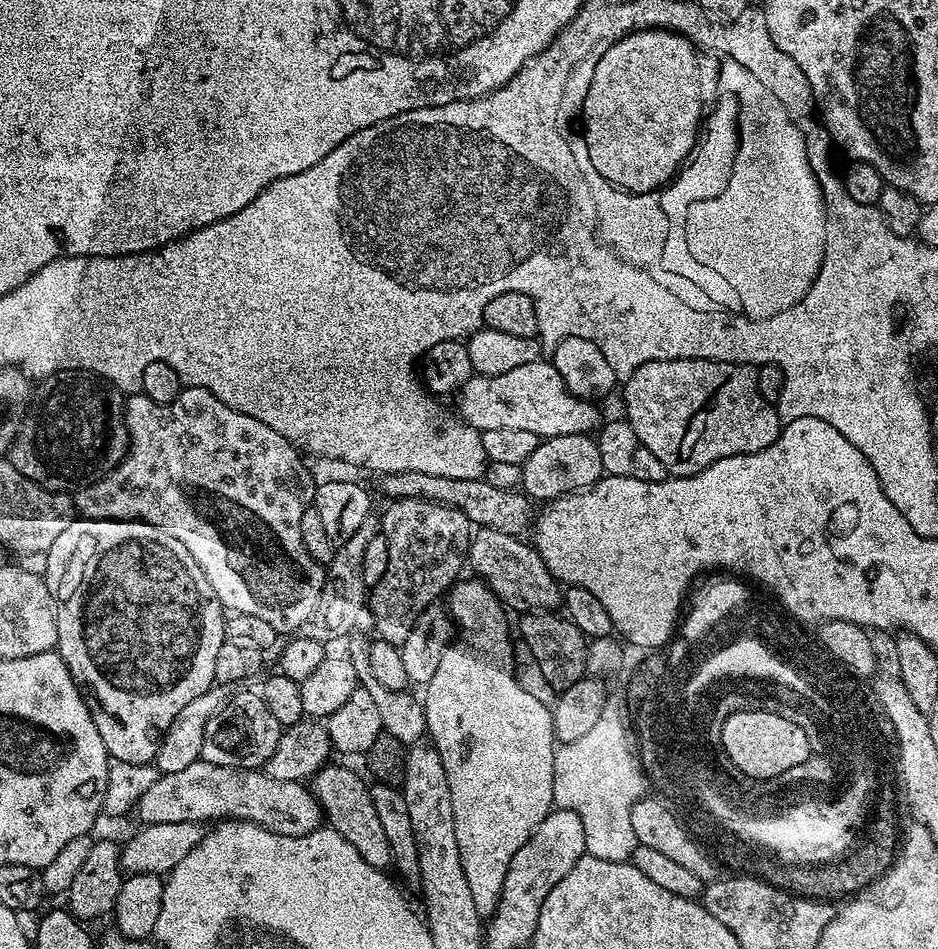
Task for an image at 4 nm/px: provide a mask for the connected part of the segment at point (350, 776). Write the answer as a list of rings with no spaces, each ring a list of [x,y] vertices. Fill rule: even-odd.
[[[329,762],[311,777],[310,787],[312,795],[320,804],[327,827],[342,834],[342,838],[346,838],[346,842],[350,842],[350,846],[354,846],[354,850],[358,850],[358,854],[362,854],[362,858],[370,862],[370,866],[384,870],[393,863],[390,842],[386,842],[386,830],[382,830],[378,810],[374,810],[369,785],[364,785],[363,778],[354,769],[347,768],[344,764]]]

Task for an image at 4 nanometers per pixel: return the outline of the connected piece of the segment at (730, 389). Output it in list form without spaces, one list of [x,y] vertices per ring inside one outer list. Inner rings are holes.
[[[651,360],[640,364],[623,384],[623,415],[634,426],[640,446],[661,460],[669,477],[693,476],[722,458],[761,452],[780,436],[780,415],[762,398],[756,368],[750,364],[732,364],[728,360]]]

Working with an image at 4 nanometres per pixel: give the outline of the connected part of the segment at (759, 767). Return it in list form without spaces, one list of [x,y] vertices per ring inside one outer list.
[[[764,710],[761,716],[736,716],[724,727],[726,754],[738,770],[754,779],[769,780],[807,758],[808,741],[796,732],[787,715]]]

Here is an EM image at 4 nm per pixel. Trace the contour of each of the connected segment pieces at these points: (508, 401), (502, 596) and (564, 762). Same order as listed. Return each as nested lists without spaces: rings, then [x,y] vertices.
[[[537,358],[522,366],[514,366],[514,370],[506,370],[506,374],[482,376],[473,374],[458,393],[460,409],[458,415],[479,432],[498,430],[502,426],[510,426],[510,430],[531,430],[535,436],[547,438],[562,434],[592,434],[602,423],[600,412],[591,399],[576,396],[569,392],[562,382],[562,374],[547,359]]]
[[[477,527],[473,531],[471,540],[468,541],[467,563],[473,568],[475,575],[488,585],[488,589],[497,596],[505,609],[516,611],[516,614],[525,612],[543,612],[545,610],[556,610],[562,604],[562,588],[552,571],[546,566],[546,562],[536,553],[531,543],[523,544],[525,541],[519,536],[502,534],[502,530],[493,528]]]
[[[588,731],[578,742],[557,747],[554,758],[554,794],[556,808],[565,808],[582,818],[582,830],[586,834],[585,853],[594,858],[606,858],[606,862],[631,861],[637,843],[634,826],[630,826],[630,810],[645,795],[645,782],[637,773],[636,763],[629,747],[629,735],[604,734]]]

